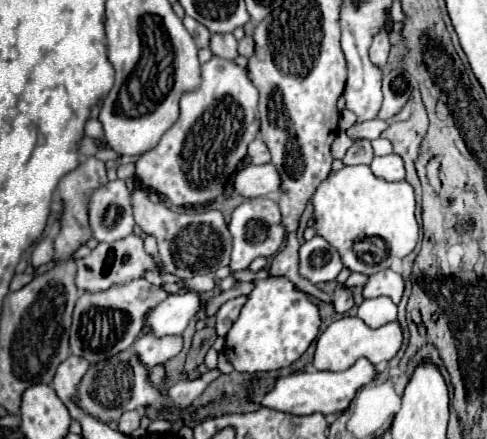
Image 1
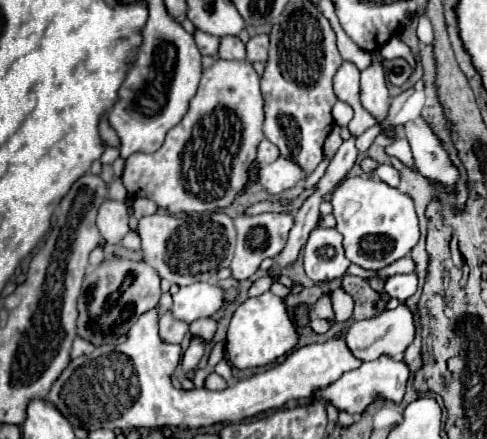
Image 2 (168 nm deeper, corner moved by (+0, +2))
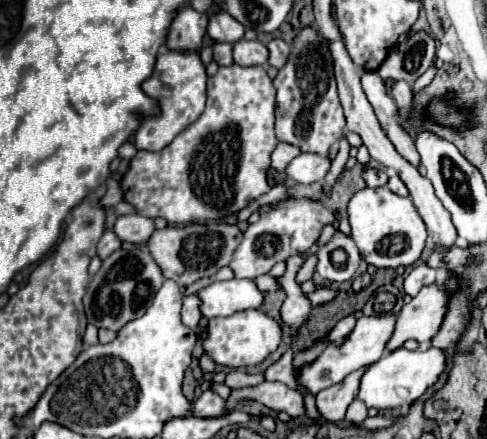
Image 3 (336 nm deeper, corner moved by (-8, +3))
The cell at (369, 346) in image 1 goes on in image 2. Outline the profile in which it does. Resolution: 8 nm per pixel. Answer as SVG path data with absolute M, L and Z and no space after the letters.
M400 304L394 310L386 310L382 314L378 314L372 320L362 320L362 322L354 322L350 328L344 330L348 348L352 350L352 354L360 360L376 360L382 354L388 354L396 360L404 358L406 348L412 344L414 336L416 336L416 326L414 326L414 314L406 304Z

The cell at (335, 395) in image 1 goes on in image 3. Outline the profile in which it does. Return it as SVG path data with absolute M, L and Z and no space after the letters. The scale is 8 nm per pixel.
M404 347L384 355L376 363L372 363L360 379L360 389L356 399L364 401L366 407L376 409L394 409L414 403L430 385L434 385L444 371L444 353L436 347L426 351L408 351Z

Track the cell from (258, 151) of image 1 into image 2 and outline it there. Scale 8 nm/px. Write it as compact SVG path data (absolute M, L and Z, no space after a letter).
M262 140L260 148L258 148L258 158L256 158L256 162L258 162L258 164L272 164L278 156L280 156L280 150L278 150L272 142Z

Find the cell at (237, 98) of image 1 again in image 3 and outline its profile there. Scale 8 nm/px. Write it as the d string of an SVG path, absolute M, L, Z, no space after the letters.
M228 65L228 67L220 67L216 71L214 77L208 79L208 101L206 101L206 109L204 113L194 121L190 123L168 147L164 147L162 151L158 153L152 153L152 151L138 151L134 155L134 159L130 161L130 169L128 173L122 177L120 181L120 187L124 191L124 199L128 203L132 203L140 215L146 215L150 219L154 217L164 217L168 223L190 223L190 221L196 221L196 219L222 219L224 215L232 215L232 213L238 213L240 209L244 209L252 199L260 197L262 193L268 193L270 191L270 185L266 181L266 171L270 167L270 153L274 151L278 139L274 135L274 85L272 85L272 79L266 75L264 67L262 65L250 65L250 67L242 67L242 65Z

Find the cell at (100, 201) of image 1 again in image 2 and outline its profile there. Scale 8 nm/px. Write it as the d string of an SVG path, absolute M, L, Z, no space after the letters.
M104 200L104 204L98 210L96 226L102 234L102 238L108 244L118 244L128 232L128 212L124 202L114 202L114 200Z

